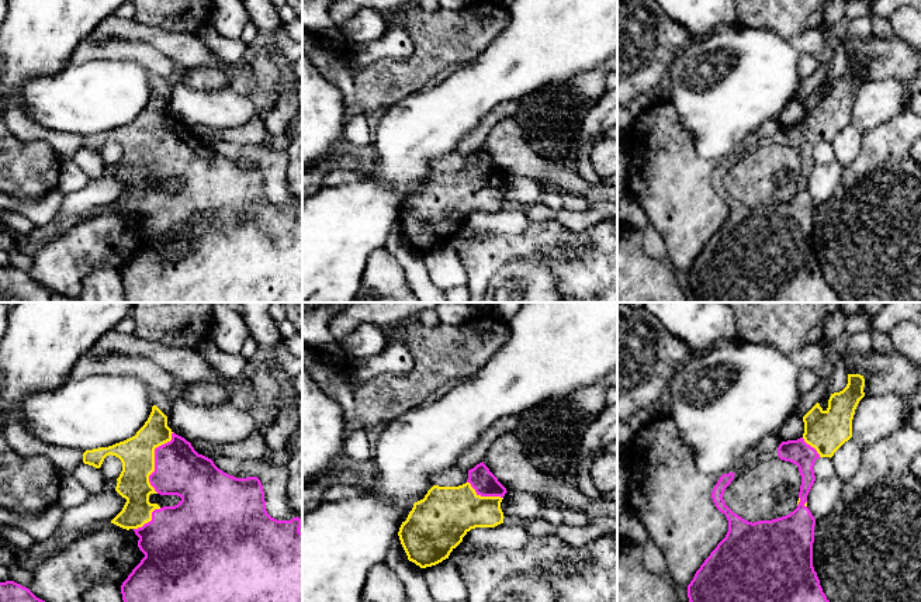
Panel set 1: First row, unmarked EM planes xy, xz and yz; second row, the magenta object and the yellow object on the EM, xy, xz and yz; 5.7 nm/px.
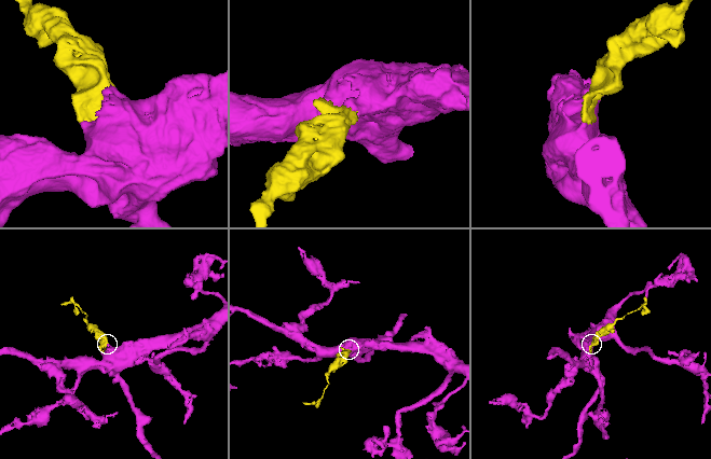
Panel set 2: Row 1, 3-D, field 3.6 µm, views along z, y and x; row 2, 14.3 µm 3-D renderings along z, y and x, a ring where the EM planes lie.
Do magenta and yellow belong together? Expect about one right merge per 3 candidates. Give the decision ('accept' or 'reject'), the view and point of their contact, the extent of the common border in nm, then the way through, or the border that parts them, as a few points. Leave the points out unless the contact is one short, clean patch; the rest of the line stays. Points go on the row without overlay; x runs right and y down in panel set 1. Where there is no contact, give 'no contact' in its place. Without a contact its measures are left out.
accept | xy (155, 145) | 360 nm

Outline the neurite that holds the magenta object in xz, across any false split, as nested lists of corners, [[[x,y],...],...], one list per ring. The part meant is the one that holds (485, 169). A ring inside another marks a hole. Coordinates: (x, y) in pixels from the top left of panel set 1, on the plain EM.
[[[484,146],[468,155],[463,170],[433,170],[399,212],[408,245],[420,253],[436,250],[449,243],[471,214],[503,208],[501,187],[506,177]]]

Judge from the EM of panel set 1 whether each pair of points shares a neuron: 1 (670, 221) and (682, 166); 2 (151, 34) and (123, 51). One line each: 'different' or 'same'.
1: same
2: different

